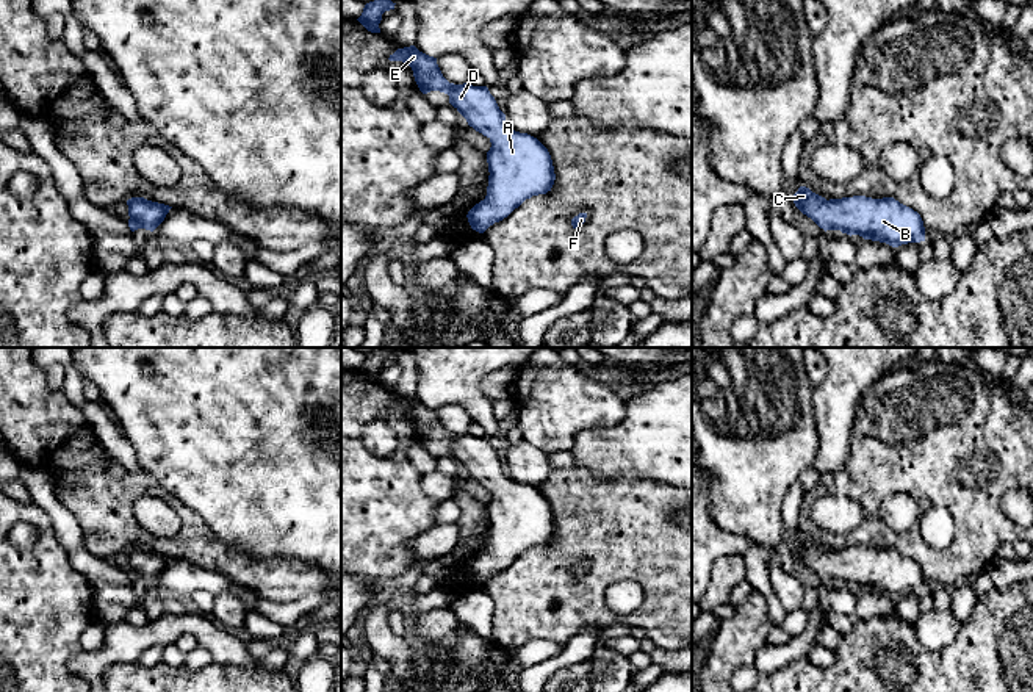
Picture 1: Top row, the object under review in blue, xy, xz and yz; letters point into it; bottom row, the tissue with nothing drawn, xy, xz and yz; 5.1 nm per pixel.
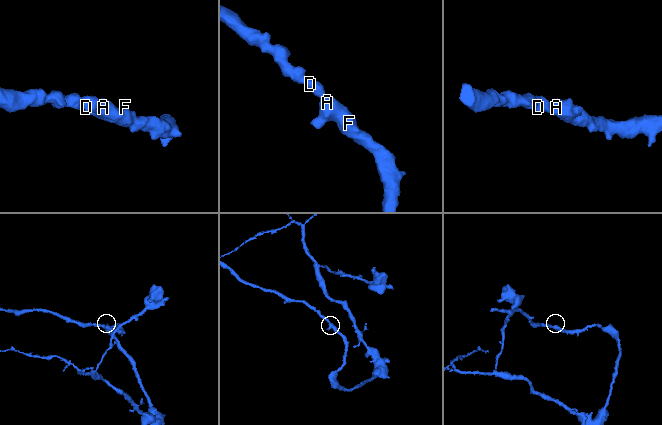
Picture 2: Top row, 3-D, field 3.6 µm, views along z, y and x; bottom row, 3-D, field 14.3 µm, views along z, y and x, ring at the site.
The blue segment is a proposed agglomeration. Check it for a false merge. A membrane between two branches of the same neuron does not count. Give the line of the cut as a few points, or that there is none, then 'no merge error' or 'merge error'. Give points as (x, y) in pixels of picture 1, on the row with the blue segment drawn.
no cut; no merge error

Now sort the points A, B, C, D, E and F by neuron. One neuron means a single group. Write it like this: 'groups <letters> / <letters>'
groups A B C D E F

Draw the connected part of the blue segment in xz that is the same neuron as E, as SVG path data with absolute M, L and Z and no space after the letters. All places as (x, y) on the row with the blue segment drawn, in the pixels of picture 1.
M415 45L398 49L388 59L409 64L423 94L430 91L448 94L449 103L468 125L491 142L487 152L490 172L487 196L466 214L473 230L484 233L526 199L551 191L556 174L548 149L537 138L507 125L506 114L487 86L449 83L437 58L419 52Z

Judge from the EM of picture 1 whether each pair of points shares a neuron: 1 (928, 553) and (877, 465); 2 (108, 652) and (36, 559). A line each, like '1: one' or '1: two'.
1: one
2: two

